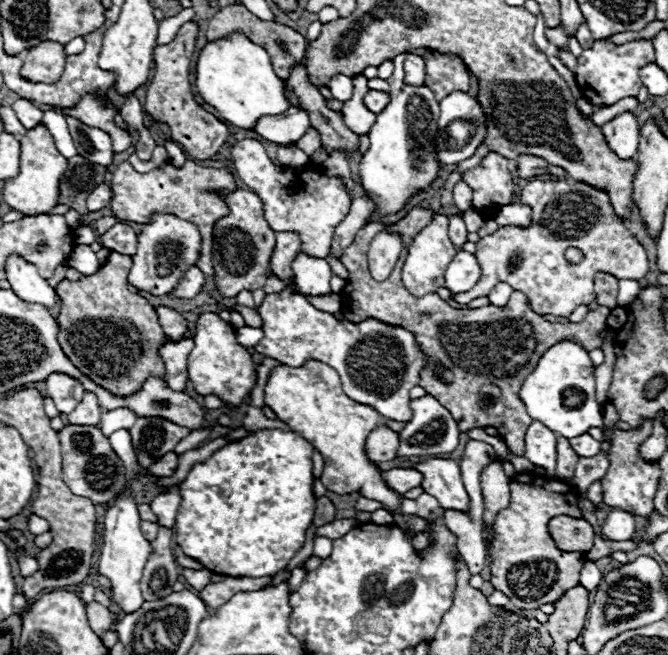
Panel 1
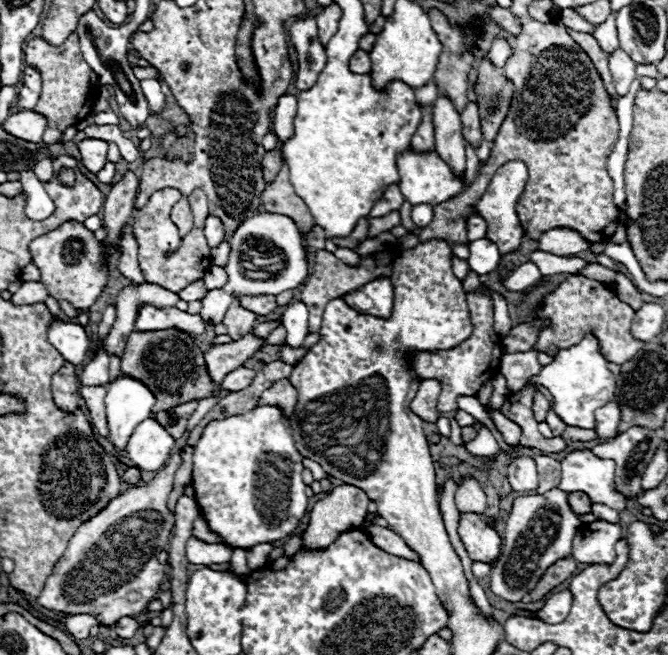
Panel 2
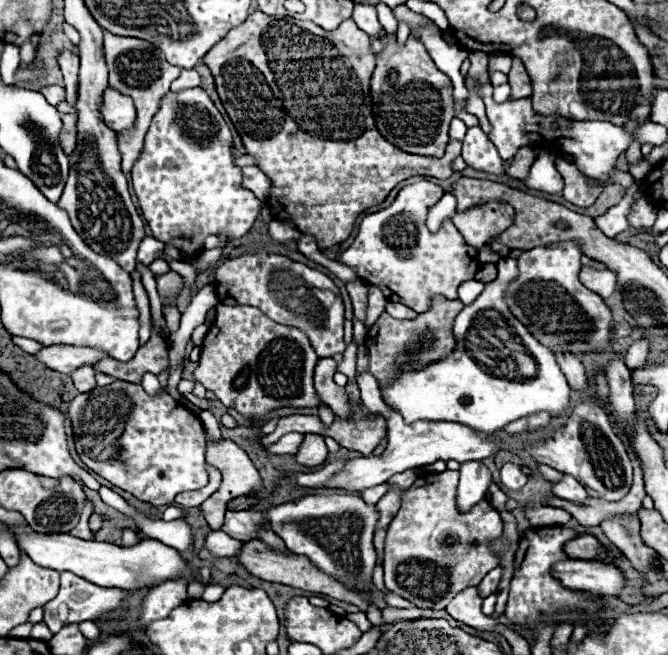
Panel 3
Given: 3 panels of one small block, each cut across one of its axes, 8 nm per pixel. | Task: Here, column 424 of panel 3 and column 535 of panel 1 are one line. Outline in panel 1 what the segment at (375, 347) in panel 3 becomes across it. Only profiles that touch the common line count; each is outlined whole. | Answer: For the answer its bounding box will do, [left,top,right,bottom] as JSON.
[340,208,612,456]

